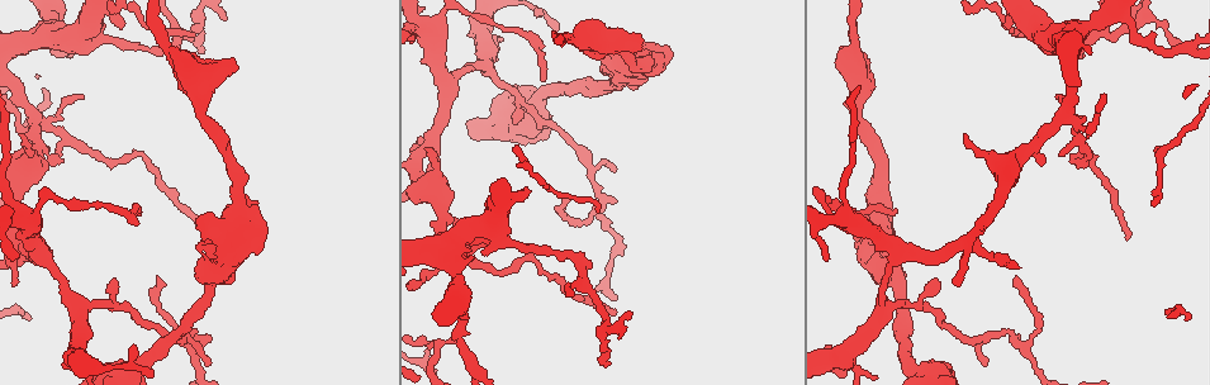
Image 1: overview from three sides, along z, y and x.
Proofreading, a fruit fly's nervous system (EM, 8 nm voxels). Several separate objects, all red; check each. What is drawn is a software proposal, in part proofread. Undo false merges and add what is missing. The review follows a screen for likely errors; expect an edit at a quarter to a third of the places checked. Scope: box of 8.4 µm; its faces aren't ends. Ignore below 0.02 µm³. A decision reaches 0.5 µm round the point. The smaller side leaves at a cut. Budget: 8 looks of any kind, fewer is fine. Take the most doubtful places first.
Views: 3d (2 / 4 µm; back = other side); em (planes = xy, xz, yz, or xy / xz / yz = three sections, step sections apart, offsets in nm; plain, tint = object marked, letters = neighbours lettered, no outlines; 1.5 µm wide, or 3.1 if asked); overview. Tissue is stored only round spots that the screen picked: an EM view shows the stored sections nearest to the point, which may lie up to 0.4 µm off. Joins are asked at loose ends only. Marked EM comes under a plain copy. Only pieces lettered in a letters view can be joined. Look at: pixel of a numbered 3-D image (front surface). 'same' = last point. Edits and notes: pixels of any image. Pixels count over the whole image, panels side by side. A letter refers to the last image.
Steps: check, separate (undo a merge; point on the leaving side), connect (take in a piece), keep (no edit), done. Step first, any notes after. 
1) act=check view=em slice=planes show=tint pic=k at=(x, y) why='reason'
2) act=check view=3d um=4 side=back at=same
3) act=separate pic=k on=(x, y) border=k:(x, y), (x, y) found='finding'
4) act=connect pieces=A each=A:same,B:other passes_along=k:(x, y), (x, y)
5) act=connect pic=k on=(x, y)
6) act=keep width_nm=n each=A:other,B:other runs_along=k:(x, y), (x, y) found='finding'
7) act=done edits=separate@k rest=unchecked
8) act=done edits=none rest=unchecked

act=check view=3d um=2 pic=1 at=(526, 190) why='stops while still wide'

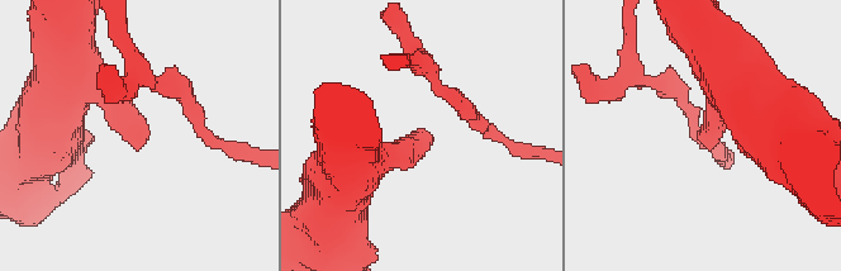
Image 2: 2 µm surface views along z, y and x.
act=check view=em slice=planes show=tint pic=2 at=(137, 144)

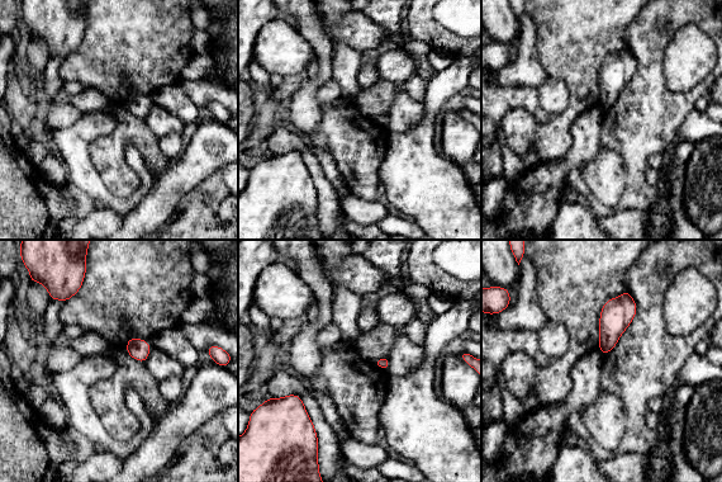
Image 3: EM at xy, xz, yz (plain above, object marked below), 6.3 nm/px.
act=check view=em slice=planes show=letters at=same

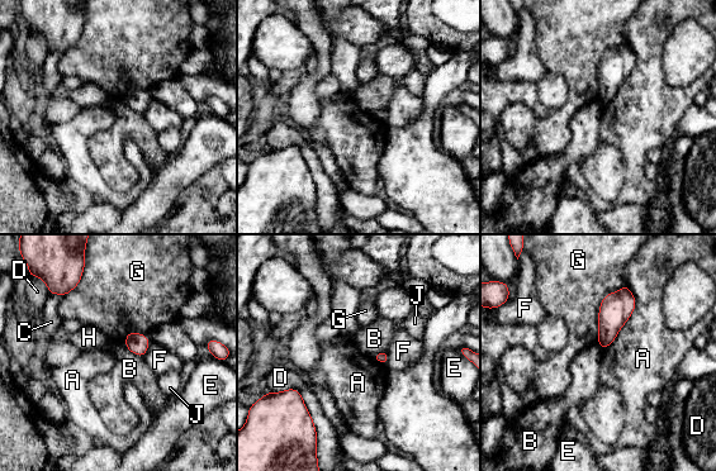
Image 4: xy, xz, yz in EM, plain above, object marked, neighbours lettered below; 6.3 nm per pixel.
act=keep longest_contact=A:460nm each=A:other,B:other,C:other,D:other,E:other,F:other,G:other,H:other,J:other border=4:(123, 345), (143, 357) found='none of them fits'

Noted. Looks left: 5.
act=check view=3d um=2 pic=1 at=(1026, 352) why='three-way junction'

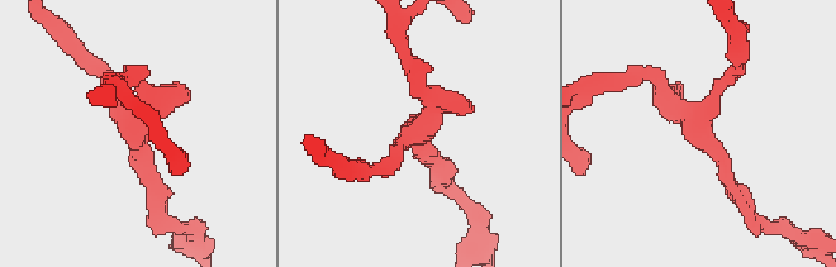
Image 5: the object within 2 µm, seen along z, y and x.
act=check view=em slice=planes show=letters pic=5 at=(698, 124)

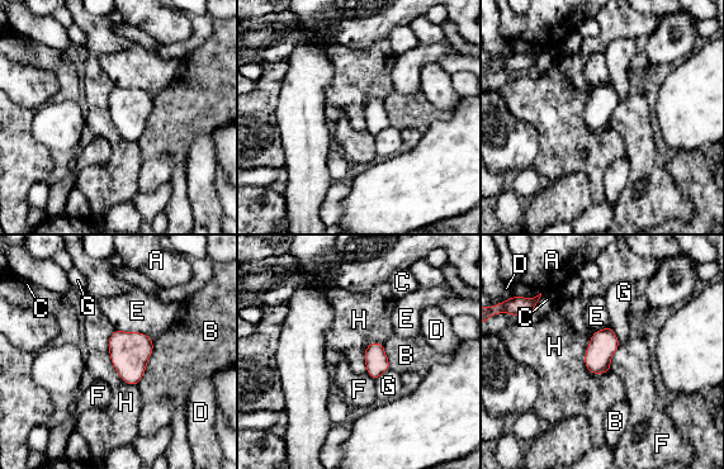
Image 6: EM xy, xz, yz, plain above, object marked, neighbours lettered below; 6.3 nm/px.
act=keep each=A:other,B:other,C:other,D:other,E:other,F:other,G:other,H:other arms=3 found='one cell here'

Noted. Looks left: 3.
act=check view=em slice=planes show=letters pic=1 at=(608, 365) why='branch stops here'

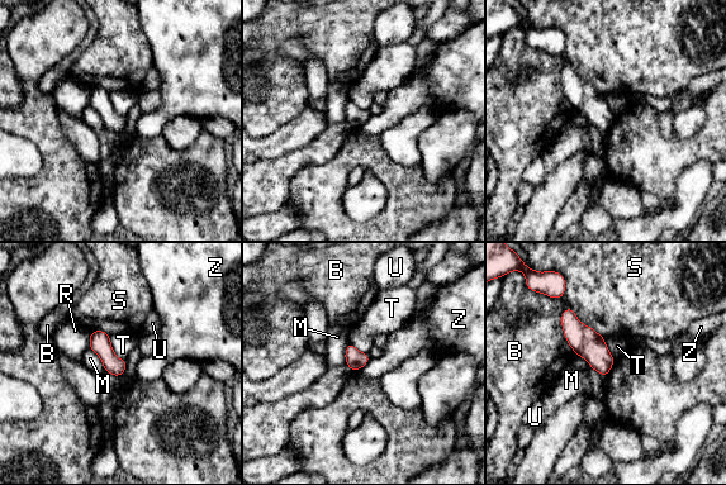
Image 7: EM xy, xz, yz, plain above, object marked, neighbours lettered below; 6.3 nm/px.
act=keep each=B:other,M:other,R:other,S:other,T:other,U:other,Z:other found='none of them fits'

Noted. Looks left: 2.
act=done edits=none rest=unchecked

